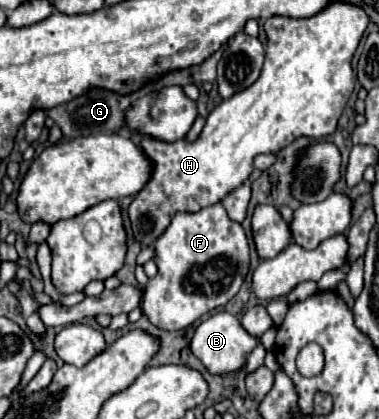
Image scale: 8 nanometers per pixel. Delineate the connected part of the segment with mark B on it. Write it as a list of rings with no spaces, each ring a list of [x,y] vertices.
[[[218,312],[218,314],[212,314],[208,320],[204,320],[196,328],[192,342],[190,342],[190,350],[208,368],[208,372],[226,374],[226,372],[240,370],[256,344],[258,344],[258,340],[242,328],[242,324],[236,316],[232,316],[230,312]]]

